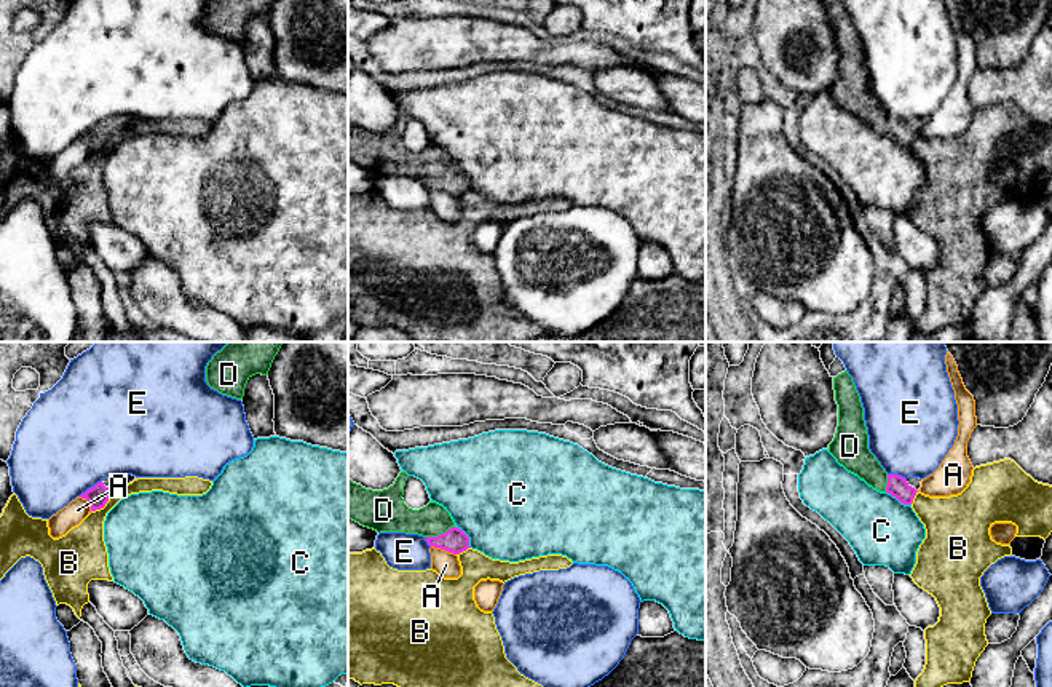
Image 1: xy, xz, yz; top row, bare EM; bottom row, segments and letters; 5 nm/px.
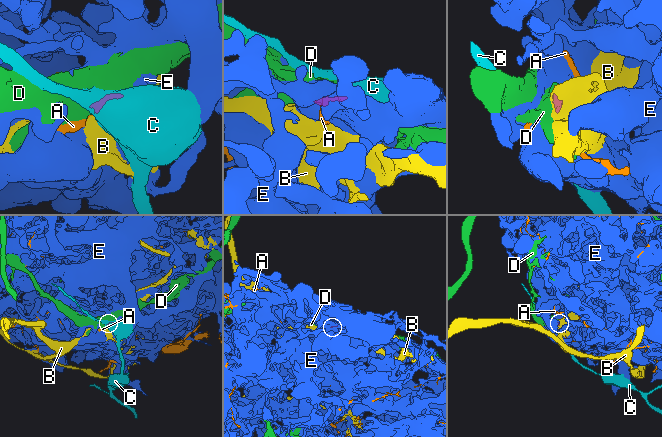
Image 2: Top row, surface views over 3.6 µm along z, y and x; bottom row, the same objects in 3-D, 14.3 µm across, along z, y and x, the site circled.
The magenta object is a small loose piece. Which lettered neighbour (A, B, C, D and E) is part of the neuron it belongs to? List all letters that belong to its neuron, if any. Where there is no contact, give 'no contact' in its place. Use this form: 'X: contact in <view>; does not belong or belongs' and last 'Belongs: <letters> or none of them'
A: contact in xz; does not belong
B: contact in xy; does not belong
C: contact in yz; does not belong
D: contact in xz; belongs
E: contact in xy; does not belong
Belongs: D

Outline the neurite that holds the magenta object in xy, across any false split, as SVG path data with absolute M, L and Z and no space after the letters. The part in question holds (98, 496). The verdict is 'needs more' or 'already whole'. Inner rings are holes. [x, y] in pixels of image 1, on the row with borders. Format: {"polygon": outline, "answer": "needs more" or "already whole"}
{"polygon": "M117 475L110 476L101 482L97 482L94 487L88 489L85 494L81 494L81 498L86 498L89 502L91 511L101 510L109 502L113 490L120 490L126 487L129 482L137 479L132 475Z", "answer": "needs more"}

